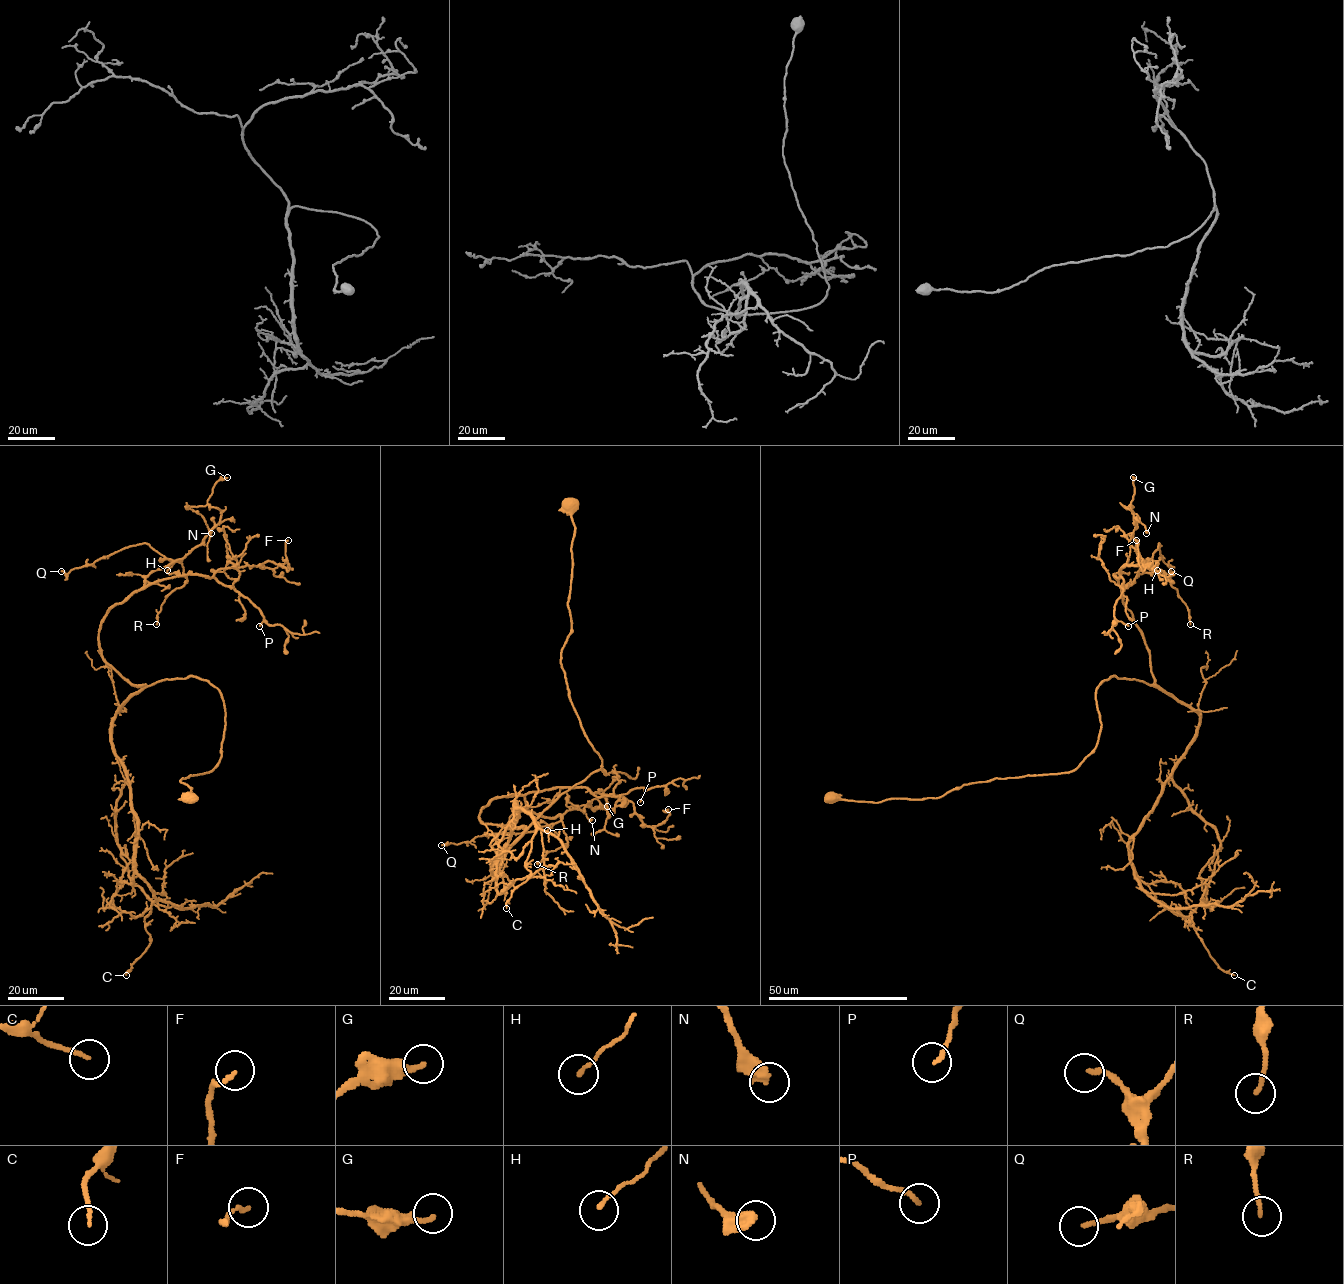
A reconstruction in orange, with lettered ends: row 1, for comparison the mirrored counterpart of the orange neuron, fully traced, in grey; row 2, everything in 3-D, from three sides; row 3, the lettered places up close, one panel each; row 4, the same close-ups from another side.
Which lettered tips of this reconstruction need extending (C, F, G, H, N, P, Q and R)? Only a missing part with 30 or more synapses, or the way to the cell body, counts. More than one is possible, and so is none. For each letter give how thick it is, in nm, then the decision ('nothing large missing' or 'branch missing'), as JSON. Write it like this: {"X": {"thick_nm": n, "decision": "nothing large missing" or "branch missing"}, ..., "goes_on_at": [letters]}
{"C": {"thick_nm": 140, "decision": "nothing large missing"}, "F": {"thick_nm": 150, "decision": "nothing large missing"}, "G": {"thick_nm": 280, "decision": "nothing large missing"}, "H": {"thick_nm": 140, "decision": "nothing large missing"}, "N": {"thick_nm": 480, "decision": "nothing large missing"}, "P": {"thick_nm": 160, "decision": "nothing large missing"}, "Q": {"thick_nm": 160, "decision": "nothing large missing"}, "R": {"thick_nm": 160, "decision": "nothing large missing"}, "goes_on_at": []}

